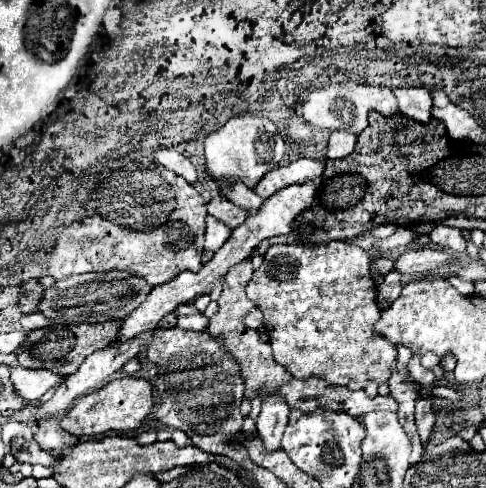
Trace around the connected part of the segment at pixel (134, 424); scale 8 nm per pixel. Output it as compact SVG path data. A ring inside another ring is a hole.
M118 378L102 386L100 390L94 390L86 396L82 396L60 420L60 426L74 434L74 436L98 436L106 432L124 432L124 430L136 430L146 416L154 412L154 400L152 400L152 384L148 380L140 378Z

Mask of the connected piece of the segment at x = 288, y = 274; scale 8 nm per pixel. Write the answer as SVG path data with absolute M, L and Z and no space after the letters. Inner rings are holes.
M342 240L310 246L300 242L270 246L268 262L264 260L262 266L254 271L245 291L264 315L264 328L274 360L294 378L306 380L316 376L332 386L348 386L350 390L360 390L368 382L380 384L388 380L388 370L396 358L396 348L374 330L374 324L380 320L380 310L376 306L376 284L370 276L370 256L361 247Z

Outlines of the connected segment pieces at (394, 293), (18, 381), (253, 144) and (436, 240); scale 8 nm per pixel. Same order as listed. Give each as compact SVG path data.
M392 270L392 272L386 276L384 284L378 288L378 296L380 296L380 298L384 298L384 300L394 302L394 300L398 298L400 290L402 290L402 284L400 284L400 274L398 274L396 270Z
M12 368L10 380L14 384L14 390L24 400L40 400L40 396L50 390L56 382L64 380L66 376L56 376L50 370L28 370L28 368Z
M234 116L222 124L216 132L204 140L206 170L212 178L240 178L248 188L254 188L260 178L278 166L286 152L284 140L276 130L276 124L258 116Z
M436 226L430 234L430 243L442 248L449 248L454 252L464 252L466 250L466 238L458 228L448 228L448 226Z

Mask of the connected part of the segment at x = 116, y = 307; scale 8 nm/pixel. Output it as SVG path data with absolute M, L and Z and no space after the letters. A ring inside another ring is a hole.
M110 270L110 272L88 272L68 276L64 280L54 282L44 290L44 296L38 304L38 312L58 324L94 324L108 320L124 320L132 310L140 306L152 286L144 278L136 278L134 274Z

